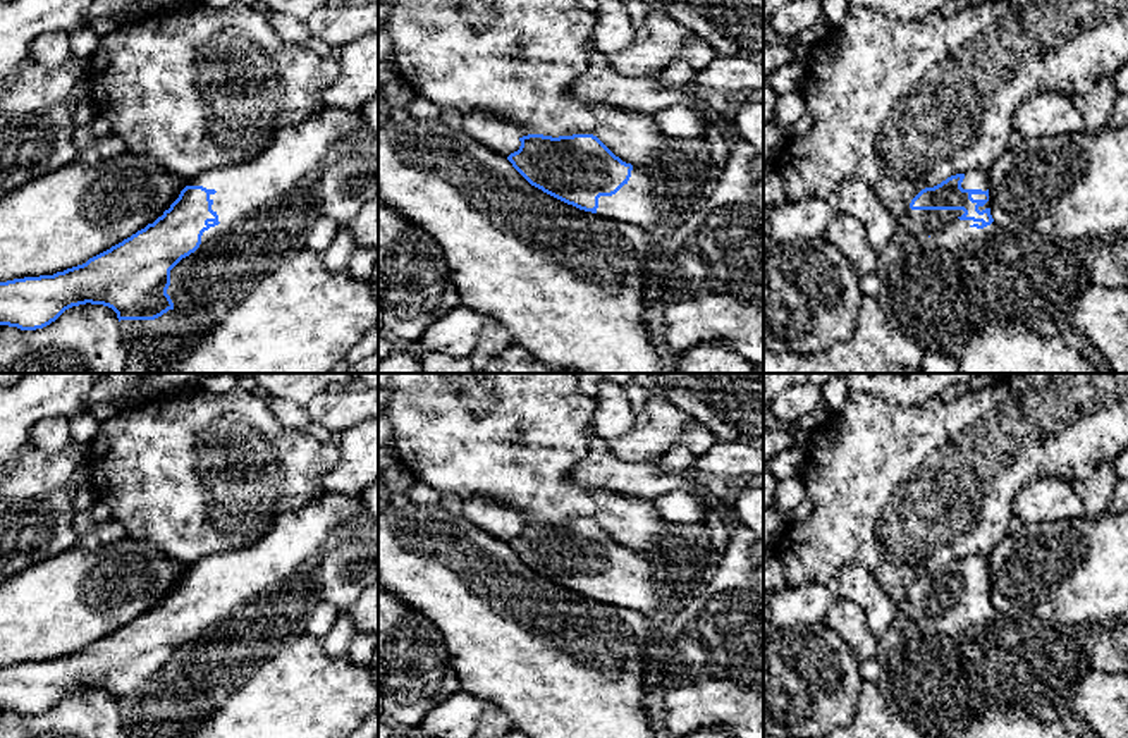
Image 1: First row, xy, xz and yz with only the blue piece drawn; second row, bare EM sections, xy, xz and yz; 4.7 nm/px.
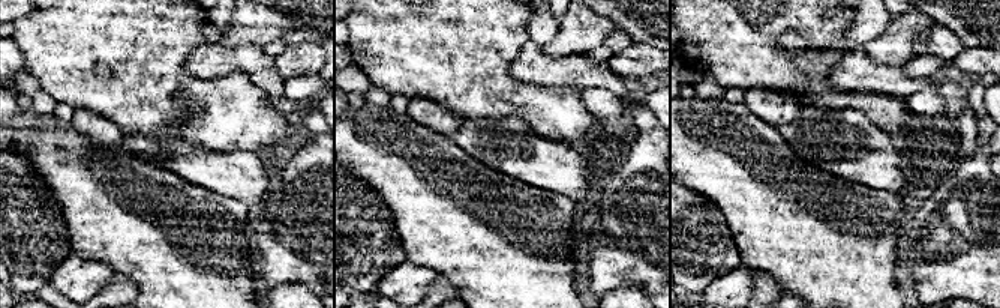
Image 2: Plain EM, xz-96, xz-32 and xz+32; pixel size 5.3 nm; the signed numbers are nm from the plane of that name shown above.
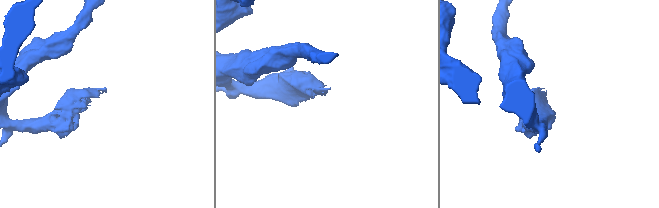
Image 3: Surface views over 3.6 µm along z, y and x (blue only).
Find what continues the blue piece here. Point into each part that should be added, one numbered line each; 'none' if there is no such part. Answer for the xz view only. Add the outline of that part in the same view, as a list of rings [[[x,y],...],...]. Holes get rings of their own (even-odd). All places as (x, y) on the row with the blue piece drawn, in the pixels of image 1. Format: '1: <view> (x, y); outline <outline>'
1: xz (638, 203); outline [[[633,167],[629,181],[612,196],[600,196],[597,215],[628,222],[652,236],[665,232],[665,200],[659,196],[653,179]]]

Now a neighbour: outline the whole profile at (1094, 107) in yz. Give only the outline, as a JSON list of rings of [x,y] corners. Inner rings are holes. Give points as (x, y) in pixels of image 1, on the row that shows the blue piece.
[[[1102,77],[1092,91],[1073,96],[1073,105],[1083,119],[1085,131],[1102,131],[1109,126],[1116,95],[1113,77]]]

